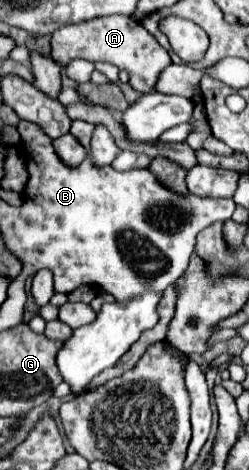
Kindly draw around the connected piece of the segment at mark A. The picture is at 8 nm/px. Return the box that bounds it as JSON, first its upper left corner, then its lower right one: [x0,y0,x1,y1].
[51,16,171,94]

